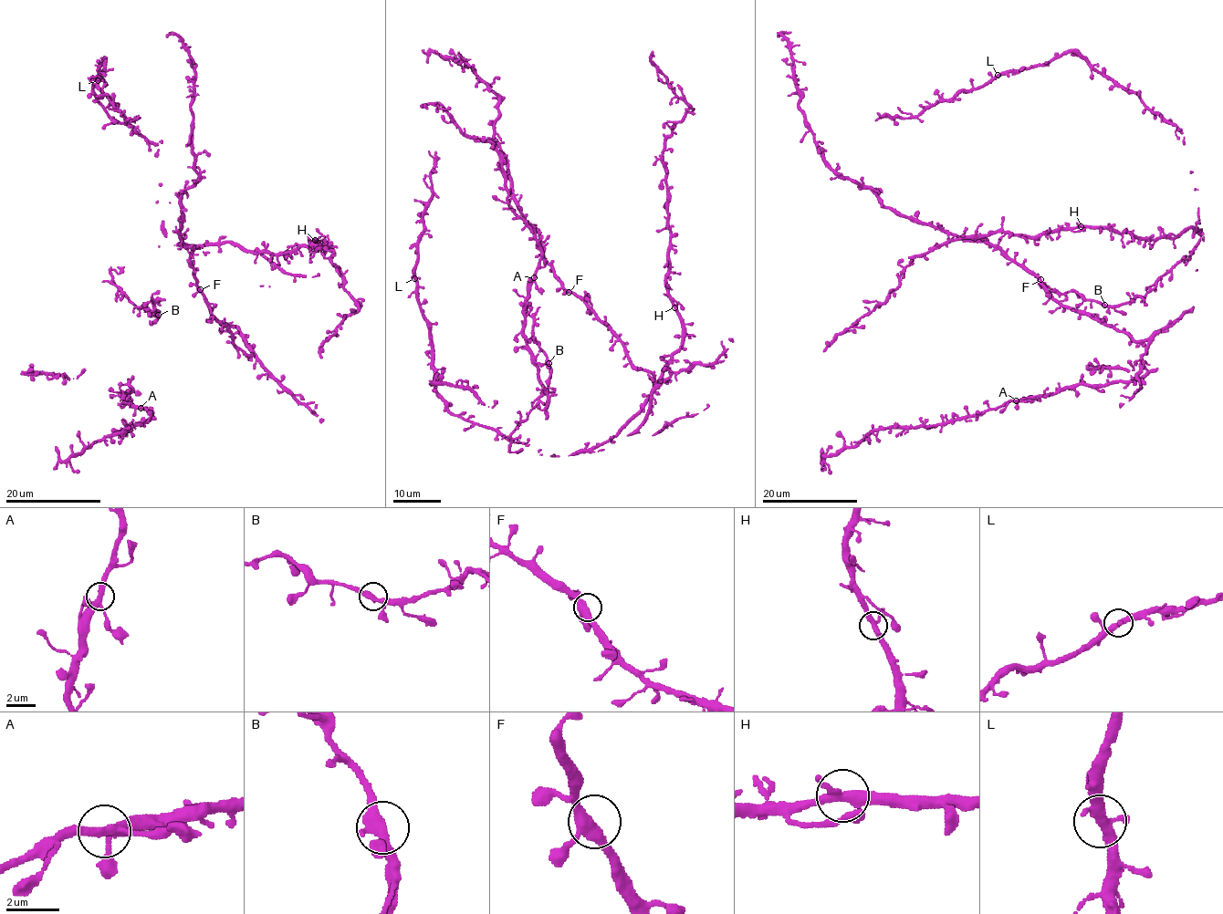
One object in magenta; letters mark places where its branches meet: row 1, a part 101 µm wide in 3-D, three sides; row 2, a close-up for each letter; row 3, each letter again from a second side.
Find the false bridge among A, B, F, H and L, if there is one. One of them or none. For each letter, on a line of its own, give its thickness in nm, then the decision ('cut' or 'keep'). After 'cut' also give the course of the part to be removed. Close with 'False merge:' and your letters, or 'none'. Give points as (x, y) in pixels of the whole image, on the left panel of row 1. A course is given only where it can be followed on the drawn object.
A: 320 nm thick; keep
B: 320 nm thick; keep
F: 380 nm thick; keep
H: 320 nm thick; keep
L: 320 nm thick; keep
False merge: none

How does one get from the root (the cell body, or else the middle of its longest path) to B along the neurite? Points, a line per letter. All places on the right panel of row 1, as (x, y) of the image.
B: (1173, 265), (1144, 296), (1135, 296), (1126, 304), (1116, 306), (1104, 305)

